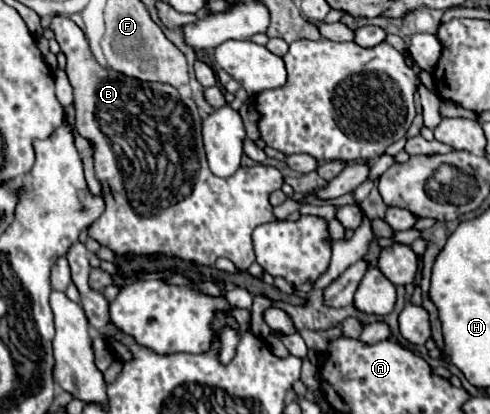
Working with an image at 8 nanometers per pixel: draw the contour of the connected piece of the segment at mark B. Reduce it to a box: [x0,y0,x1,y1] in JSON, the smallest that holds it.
[51,17,283,271]

